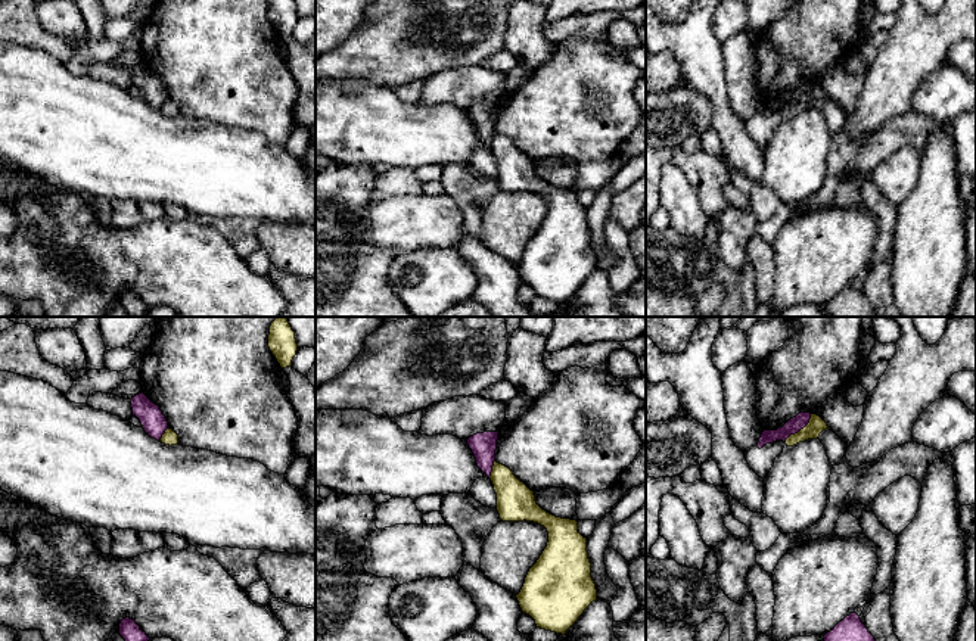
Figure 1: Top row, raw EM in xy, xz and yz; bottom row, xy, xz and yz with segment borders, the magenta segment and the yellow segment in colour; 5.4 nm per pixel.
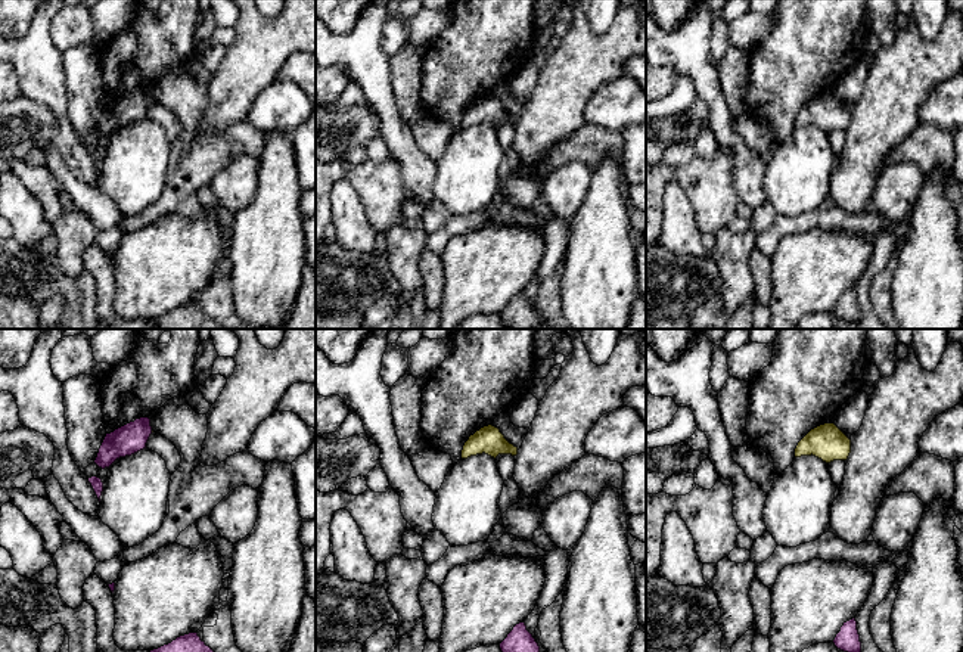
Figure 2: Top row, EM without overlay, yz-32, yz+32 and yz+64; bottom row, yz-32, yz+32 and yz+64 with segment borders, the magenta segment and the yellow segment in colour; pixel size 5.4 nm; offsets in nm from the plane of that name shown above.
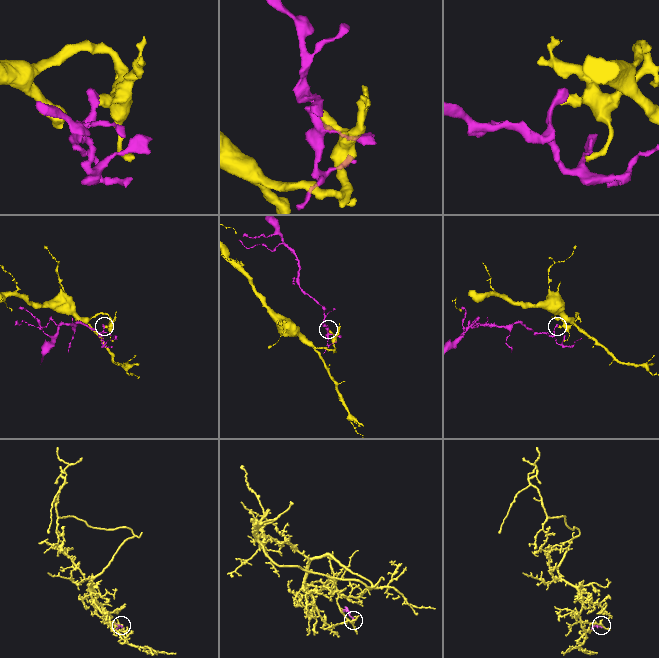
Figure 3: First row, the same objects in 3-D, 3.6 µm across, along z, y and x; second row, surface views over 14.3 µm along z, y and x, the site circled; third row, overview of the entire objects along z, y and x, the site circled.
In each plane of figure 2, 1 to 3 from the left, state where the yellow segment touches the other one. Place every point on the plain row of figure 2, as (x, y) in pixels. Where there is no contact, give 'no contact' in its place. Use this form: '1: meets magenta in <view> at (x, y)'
1: no contact
2: no contact
3: no contact

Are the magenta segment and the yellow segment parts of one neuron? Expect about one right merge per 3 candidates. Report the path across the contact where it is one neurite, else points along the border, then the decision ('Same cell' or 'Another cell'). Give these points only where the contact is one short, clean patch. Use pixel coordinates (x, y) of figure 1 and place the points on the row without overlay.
Another cell

